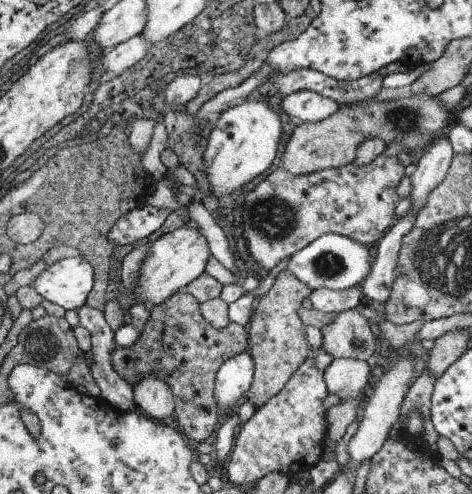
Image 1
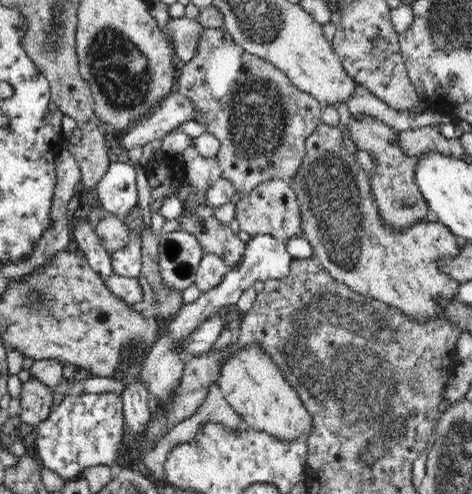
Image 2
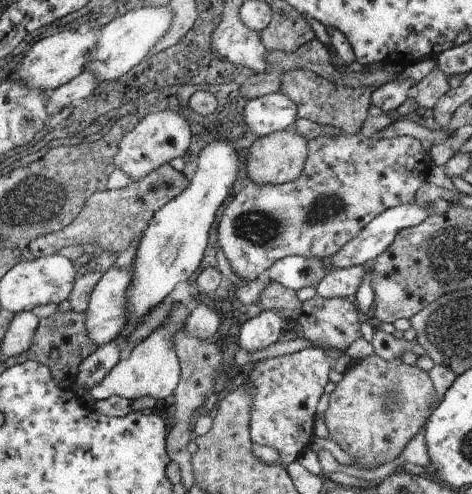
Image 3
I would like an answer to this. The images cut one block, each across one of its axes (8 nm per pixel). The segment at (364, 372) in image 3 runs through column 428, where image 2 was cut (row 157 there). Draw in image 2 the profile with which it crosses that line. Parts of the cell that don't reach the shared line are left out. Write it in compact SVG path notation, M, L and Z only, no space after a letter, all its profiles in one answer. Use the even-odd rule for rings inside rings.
M366 114L360 118L352 116L352 122L348 124L348 132L350 132L350 138L354 140L356 148L366 150L374 158L376 170L374 170L372 178L368 178L368 182L370 182L372 198L378 206L382 224L396 232L398 230L404 232L406 228L414 226L416 222L428 222L426 212L430 210L430 206L424 200L420 186L416 184L416 170L420 170L420 160L418 160L418 156L408 156L402 152L398 132L394 128L386 126L384 122L372 118L372 116L366 116Z

